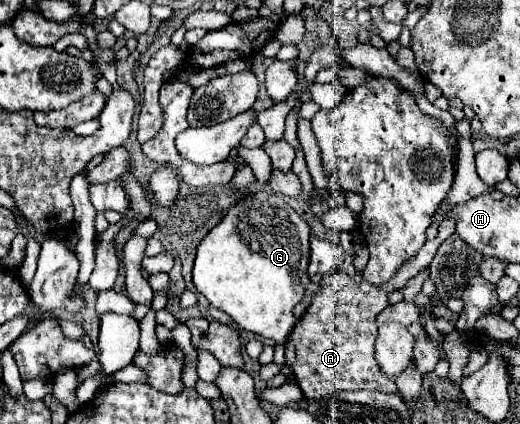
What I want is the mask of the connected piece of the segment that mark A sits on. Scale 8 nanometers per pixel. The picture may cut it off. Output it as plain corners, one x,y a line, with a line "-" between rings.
447,219
439,225
437,237
433,241
425,241
421,251
389,279
385,285
371,285
369,281
355,283
347,273
337,271
321,281
321,291
313,297
309,311
297,323
295,331
287,341
285,363
293,369
297,385
303,395
313,401
337,391
363,391
375,389
383,393
397,393
397,385
393,379
385,377
381,367
375,361
375,339
377,339
377,315
381,309
389,305
389,295
407,285
407,281
417,275
419,269
427,267
437,251
437,247
455,233
455,221

